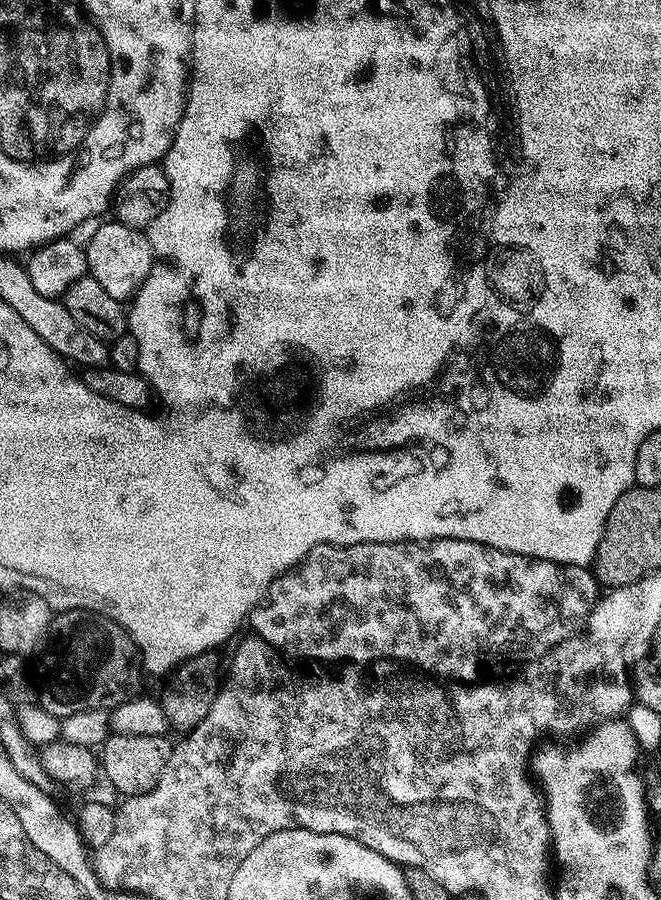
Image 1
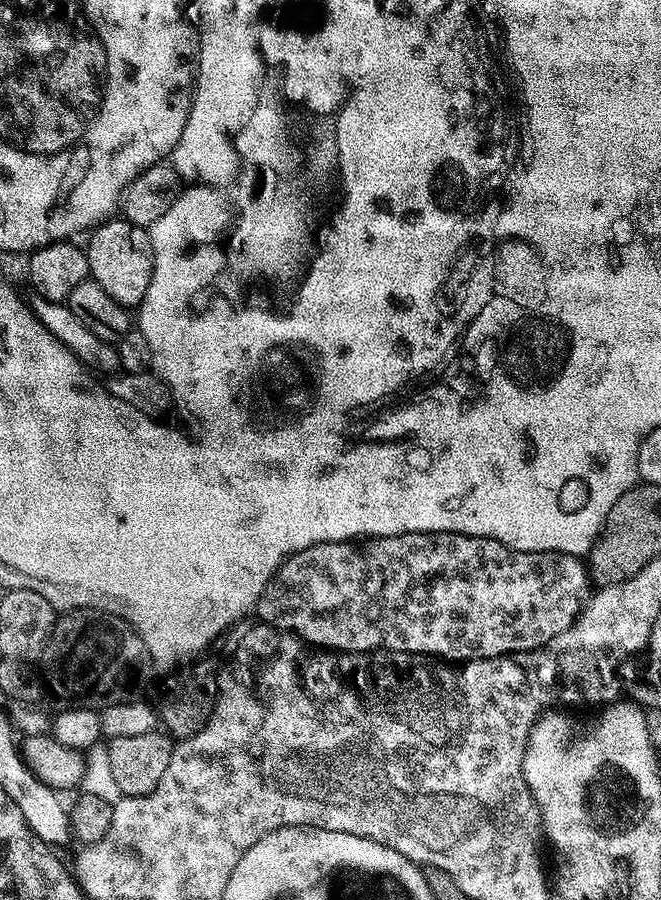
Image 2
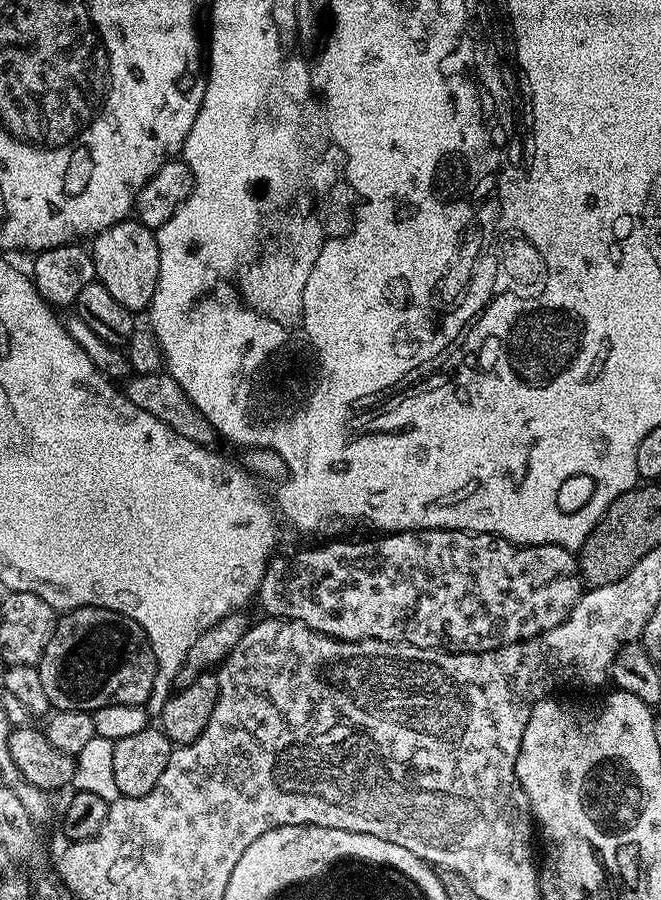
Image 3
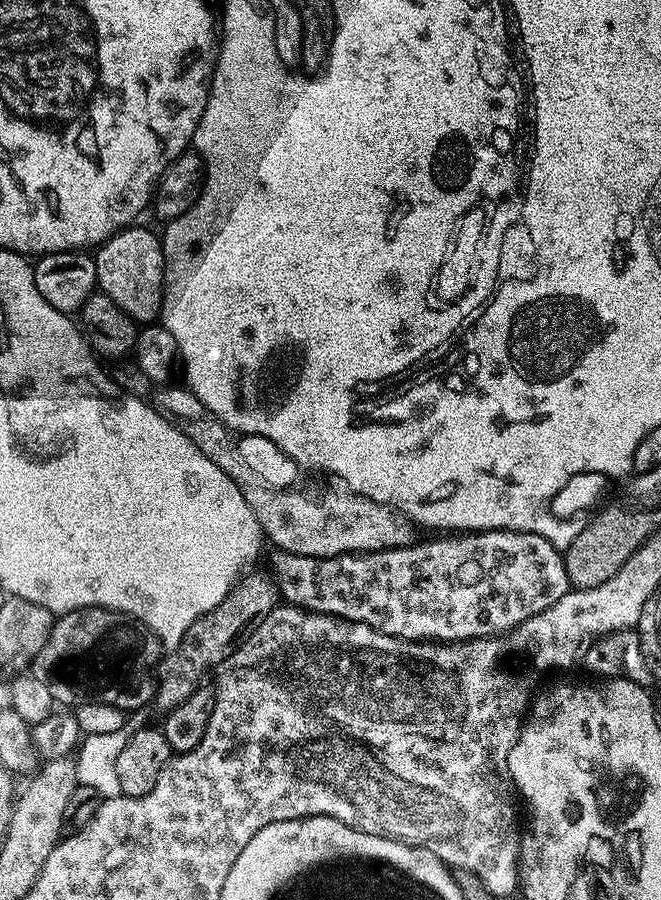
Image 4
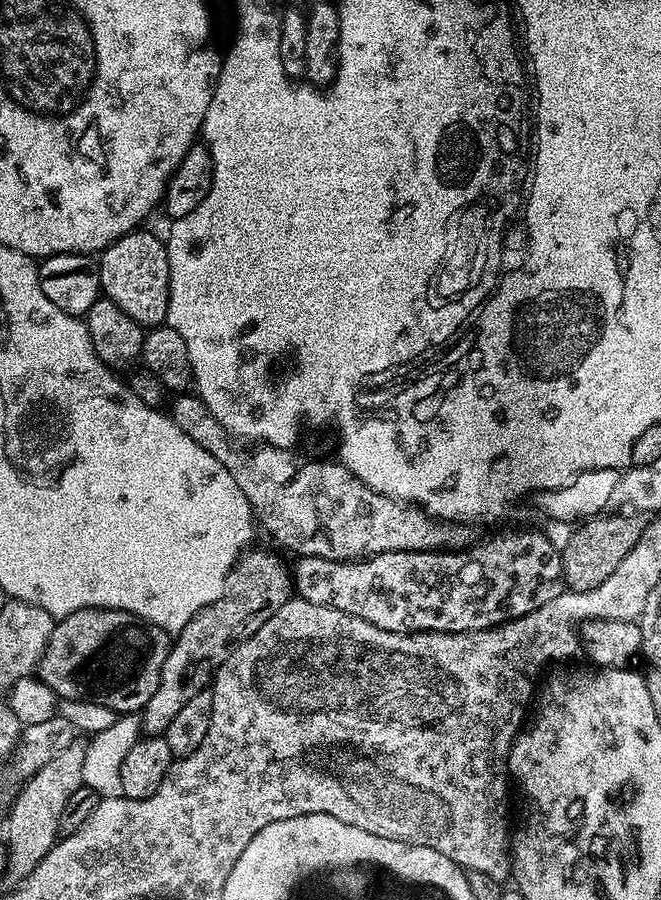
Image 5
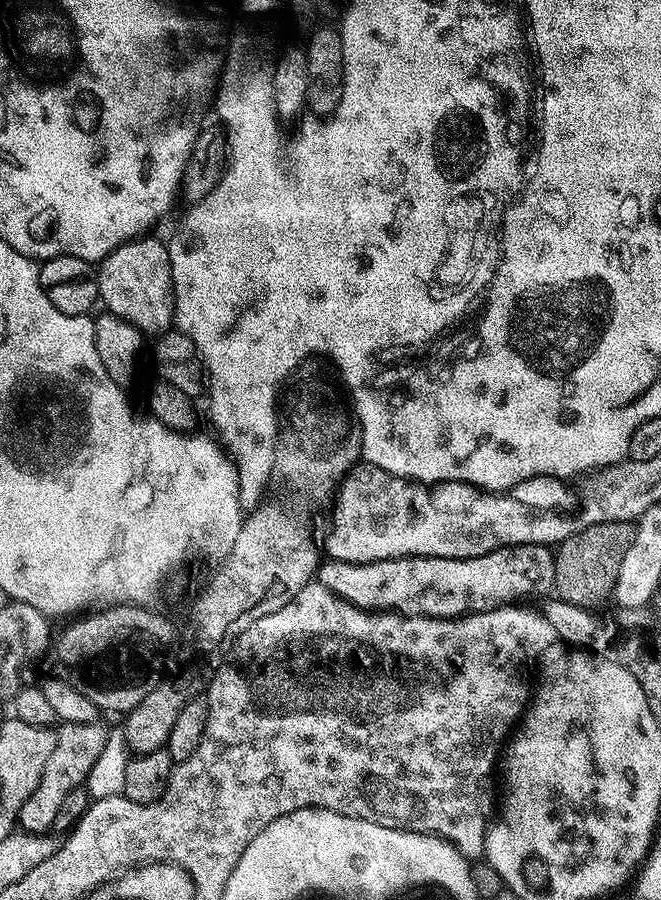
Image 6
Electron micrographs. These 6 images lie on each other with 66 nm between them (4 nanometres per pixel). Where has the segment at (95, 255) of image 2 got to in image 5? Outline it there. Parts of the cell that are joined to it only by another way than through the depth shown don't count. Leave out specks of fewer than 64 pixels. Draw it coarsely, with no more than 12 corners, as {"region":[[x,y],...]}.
{"region":[[137,230],[98,256],[100,287],[145,330],[168,318],[163,239]]}

